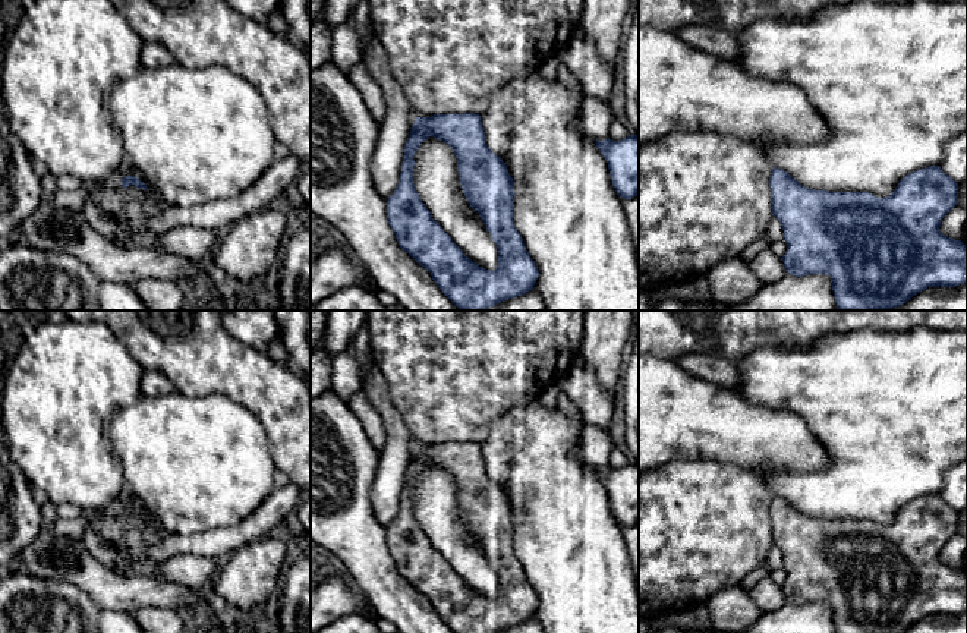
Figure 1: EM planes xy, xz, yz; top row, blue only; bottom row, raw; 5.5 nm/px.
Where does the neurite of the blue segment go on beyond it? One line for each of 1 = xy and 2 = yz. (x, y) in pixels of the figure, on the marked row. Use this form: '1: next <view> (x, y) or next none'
1: next none
2: next none

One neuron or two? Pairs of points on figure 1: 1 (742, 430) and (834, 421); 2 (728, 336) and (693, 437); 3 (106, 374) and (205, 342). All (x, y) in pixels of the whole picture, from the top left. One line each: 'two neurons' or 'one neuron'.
1: two neurons
2: two neurons
3: two neurons

